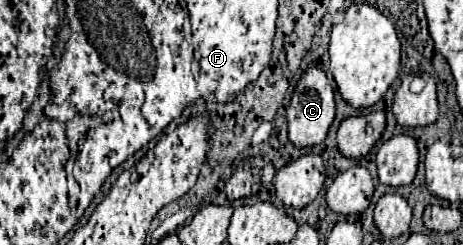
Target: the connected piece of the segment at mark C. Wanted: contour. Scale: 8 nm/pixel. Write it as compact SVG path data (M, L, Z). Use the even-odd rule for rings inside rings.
M311 65L297 81L297 87L293 91L291 103L287 107L287 121L289 121L289 141L295 147L313 147L321 143L327 137L329 125L335 119L335 101L333 101L333 87L327 79L327 75Z

